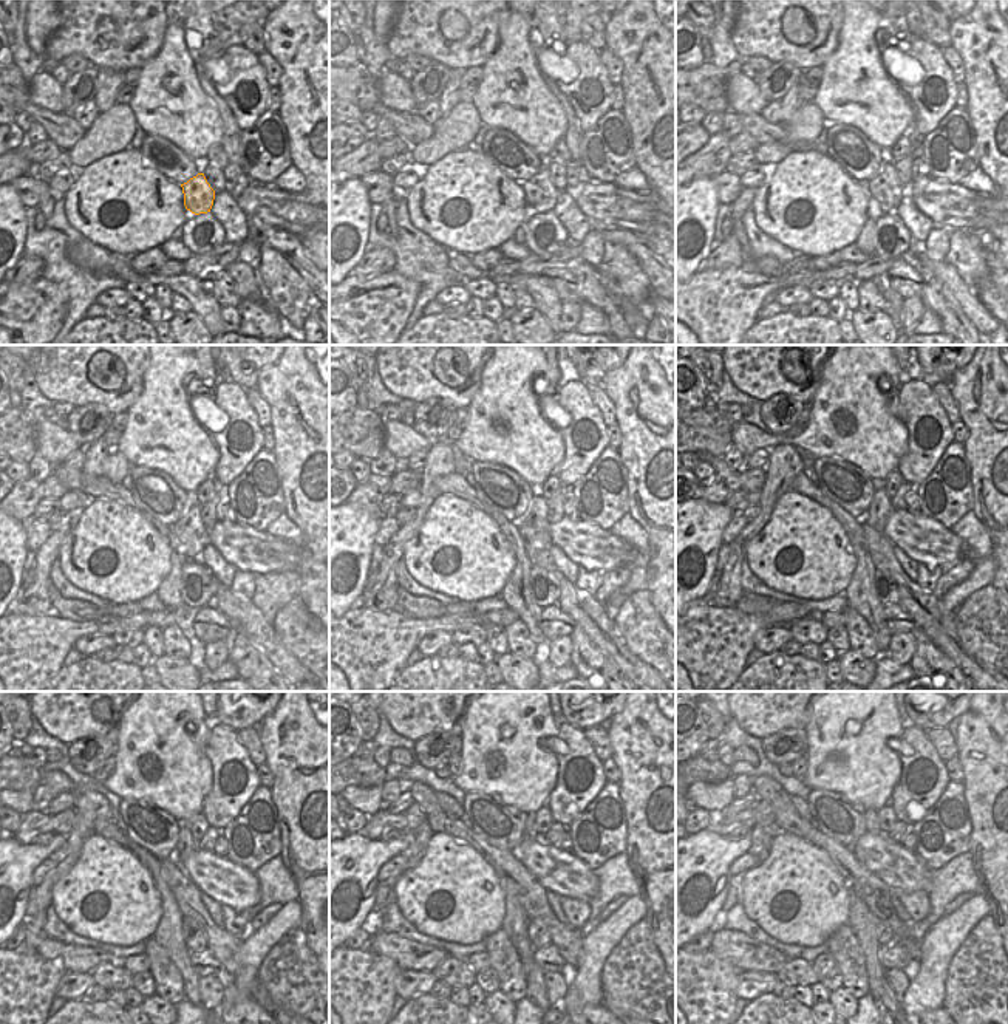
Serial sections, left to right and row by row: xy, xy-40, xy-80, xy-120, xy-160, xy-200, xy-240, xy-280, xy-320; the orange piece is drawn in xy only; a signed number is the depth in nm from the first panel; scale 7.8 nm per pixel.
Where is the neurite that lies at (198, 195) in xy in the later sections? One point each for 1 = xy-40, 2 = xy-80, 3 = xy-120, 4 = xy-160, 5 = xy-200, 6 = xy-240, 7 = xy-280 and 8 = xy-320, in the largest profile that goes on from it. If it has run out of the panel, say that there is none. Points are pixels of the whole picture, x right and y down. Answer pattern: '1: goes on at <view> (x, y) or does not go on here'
1: goes on at xy-40 (540, 191)
2: goes on at xy-80 (888, 191)
3: goes on at xy-120 (194, 535)
4: goes on at xy-160 (534, 526)
5: goes on at xy-200 (880, 509)
6: goes on at xy-240 (186, 843)
7: goes on at xy-280 (529, 819)
8: goes on at xy-320 (871, 819)

